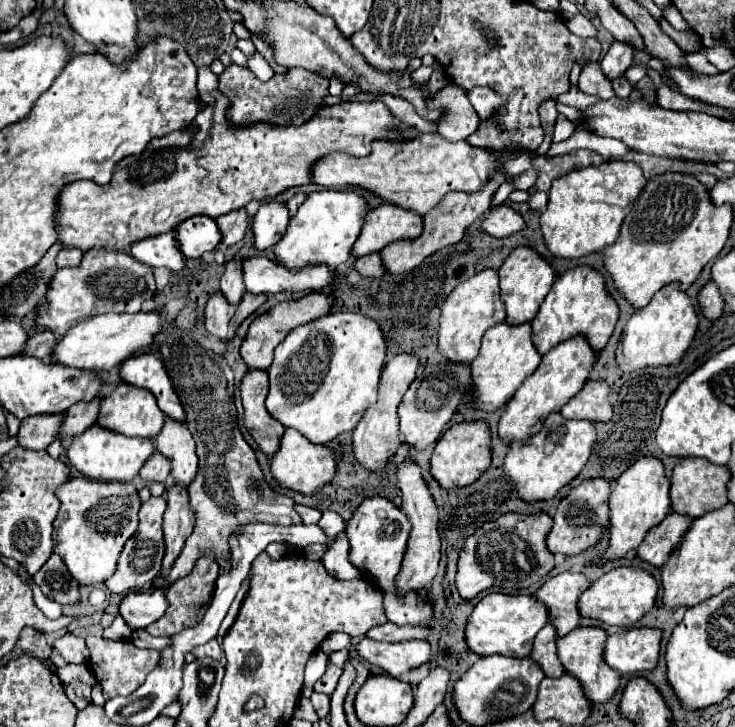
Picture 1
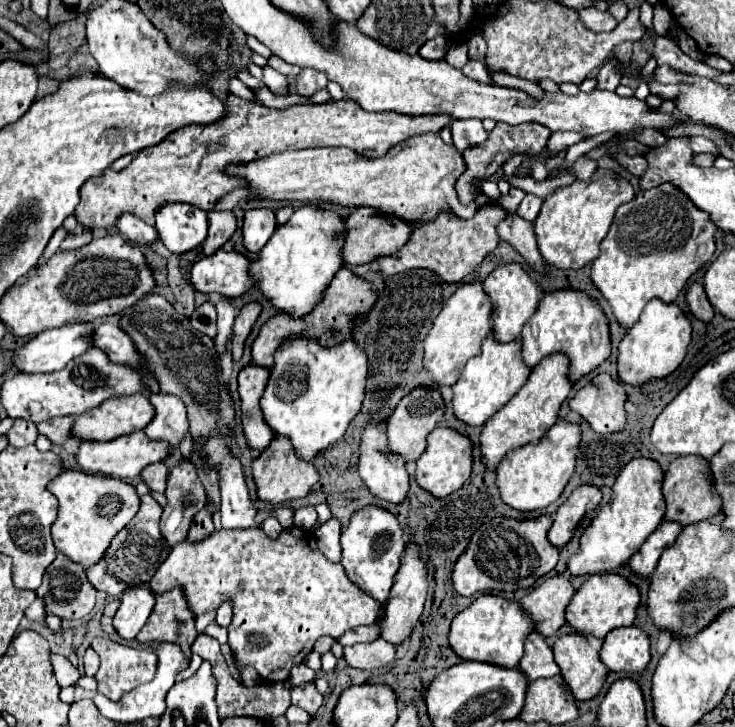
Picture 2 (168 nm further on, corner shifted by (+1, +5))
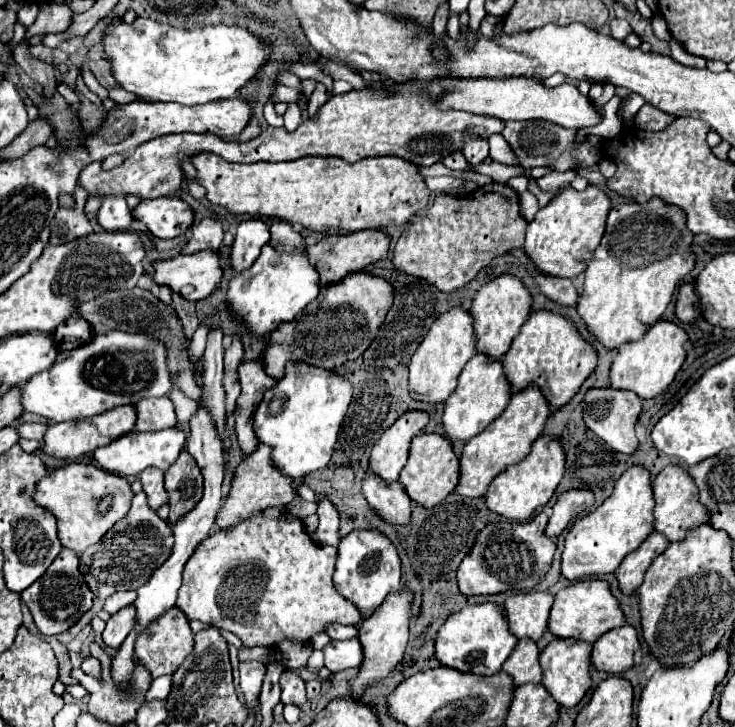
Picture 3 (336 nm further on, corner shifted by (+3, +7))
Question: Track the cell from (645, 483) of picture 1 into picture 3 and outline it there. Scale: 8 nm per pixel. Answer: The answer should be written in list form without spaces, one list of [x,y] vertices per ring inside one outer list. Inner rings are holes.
[[[645,466],[627,468],[617,480],[613,494],[585,518],[577,520],[565,536],[563,576],[567,580],[581,580],[593,574],[611,574],[619,568],[623,558],[639,548],[639,544],[653,532],[653,486],[651,474]]]

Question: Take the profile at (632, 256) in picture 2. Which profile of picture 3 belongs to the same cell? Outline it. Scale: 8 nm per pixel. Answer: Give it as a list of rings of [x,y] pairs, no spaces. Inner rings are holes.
[[[649,198],[647,202],[625,202],[611,208],[607,218],[607,230],[595,256],[587,262],[585,270],[585,290],[579,298],[579,314],[583,316],[589,330],[601,340],[607,348],[619,348],[623,342],[643,338],[649,324],[657,322],[671,302],[673,290],[689,274],[697,262],[697,256],[691,252],[691,242],[695,234],[687,228],[687,214],[679,206],[667,204],[661,198]]]

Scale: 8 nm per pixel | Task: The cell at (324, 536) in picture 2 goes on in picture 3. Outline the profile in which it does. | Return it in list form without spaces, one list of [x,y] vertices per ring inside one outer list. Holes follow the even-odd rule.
[[[321,500],[319,508],[317,508],[317,516],[319,516],[319,526],[317,526],[317,540],[319,544],[327,544],[327,546],[335,546],[339,544],[339,514],[335,510],[335,506],[329,500]]]

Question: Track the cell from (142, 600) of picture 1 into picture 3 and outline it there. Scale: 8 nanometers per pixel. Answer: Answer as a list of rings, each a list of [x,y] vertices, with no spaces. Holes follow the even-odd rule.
[[[125,606],[123,610],[115,612],[103,630],[103,642],[111,648],[119,648],[123,640],[129,636],[129,632],[137,626],[137,614],[135,606]]]

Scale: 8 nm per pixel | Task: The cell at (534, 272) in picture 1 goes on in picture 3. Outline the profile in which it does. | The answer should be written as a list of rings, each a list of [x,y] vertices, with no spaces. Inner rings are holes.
[[[501,274],[495,280],[481,286],[479,292],[475,294],[473,306],[471,306],[471,314],[475,318],[477,352],[485,352],[491,358],[501,358],[509,350],[521,324],[527,320],[527,316],[531,312],[531,304],[533,304],[531,292],[519,278],[515,278],[511,274]]]

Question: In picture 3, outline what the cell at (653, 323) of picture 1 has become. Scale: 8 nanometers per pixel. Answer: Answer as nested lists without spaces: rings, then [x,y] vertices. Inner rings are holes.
[[[657,320],[651,324],[641,340],[625,342],[619,346],[619,352],[611,364],[611,388],[631,390],[639,398],[655,398],[661,394],[679,372],[685,362],[685,342],[689,340],[687,332],[675,322]]]

